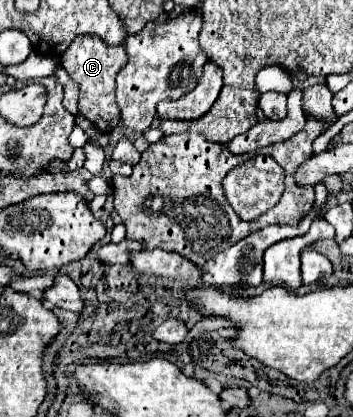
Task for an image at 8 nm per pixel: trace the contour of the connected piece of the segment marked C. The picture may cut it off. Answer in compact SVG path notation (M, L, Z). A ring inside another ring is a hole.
M82 35L74 39L74 43L62 53L62 67L68 71L70 79L78 83L80 87L80 115L84 115L92 125L102 131L110 133L118 121L120 121L120 109L114 101L116 91L116 75L126 65L128 55L122 45L108 45L102 43L102 39L94 39L92 35Z

